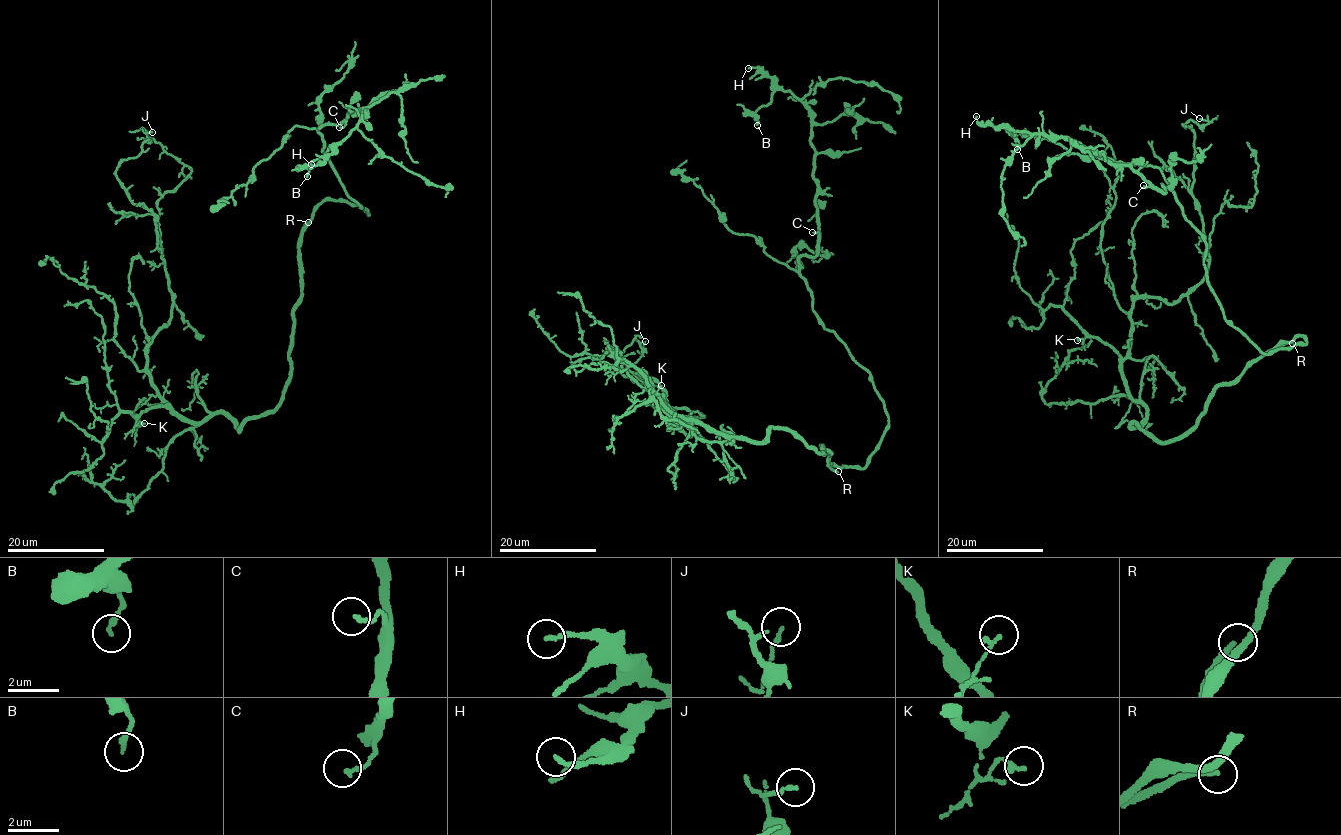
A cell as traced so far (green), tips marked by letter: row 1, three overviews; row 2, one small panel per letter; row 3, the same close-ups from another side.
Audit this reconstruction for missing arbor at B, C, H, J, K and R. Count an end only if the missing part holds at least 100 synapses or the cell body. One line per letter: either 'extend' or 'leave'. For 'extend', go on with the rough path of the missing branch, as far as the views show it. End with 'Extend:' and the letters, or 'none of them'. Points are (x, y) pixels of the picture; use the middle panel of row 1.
B: leave
C: leave
H: leave
J: leave
K: leave
R: extend; course (838, 471), (857, 477), (858, 493), (848, 525), (835, 538), (826, 540), (841, 524)
Extend: R

